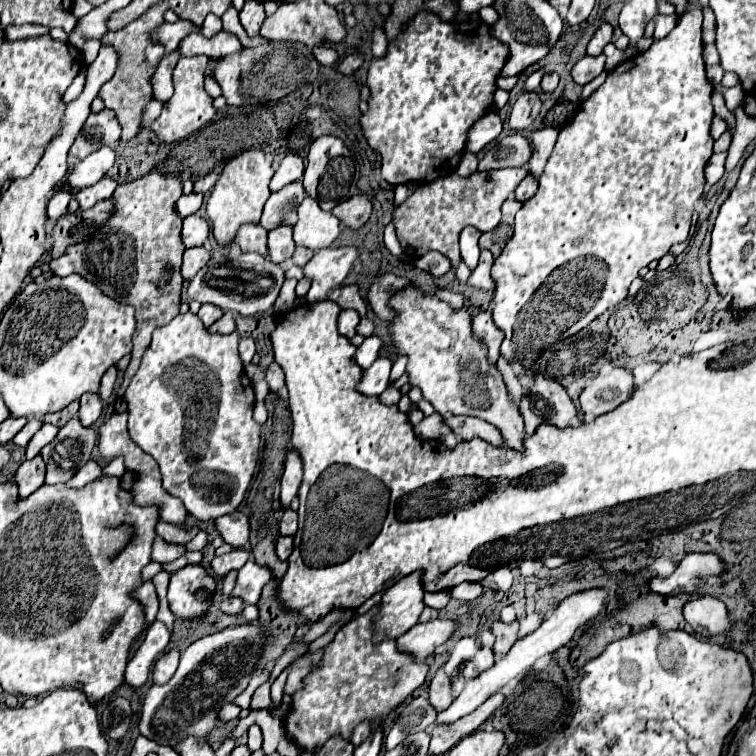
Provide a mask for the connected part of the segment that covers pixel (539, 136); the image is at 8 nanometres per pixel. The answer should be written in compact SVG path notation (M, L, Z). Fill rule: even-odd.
M543 127L543 129L531 133L531 147L533 147L533 155L529 159L531 175L539 177L543 173L543 167L545 167L551 151L553 151L555 139L557 139L555 127Z

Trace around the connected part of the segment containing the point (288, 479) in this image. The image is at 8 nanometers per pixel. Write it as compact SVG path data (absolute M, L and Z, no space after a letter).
M289 447L287 459L285 459L285 471L283 471L283 477L281 477L281 503L285 507L289 507L291 499L297 495L301 479L303 479L301 457L293 447Z

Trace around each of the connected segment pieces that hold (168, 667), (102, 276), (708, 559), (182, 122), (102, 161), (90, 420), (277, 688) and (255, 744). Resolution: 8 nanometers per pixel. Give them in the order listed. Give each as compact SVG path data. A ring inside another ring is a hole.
M169 649L169 651L165 651L165 653L155 661L155 667L151 667L151 679L153 679L155 683L161 683L161 685L167 683L167 681L173 677L177 665L179 665L179 649Z
M151 169L143 177L121 183L111 197L115 201L109 223L99 227L93 235L89 235L83 243L71 245L57 259L51 259L49 269L57 275L77 273L91 283L95 283L107 297L127 303L135 307L135 335L133 335L133 351L131 363L123 373L123 383L115 389L121 397L135 375L145 349L151 343L151 333L169 323L175 315L179 315L179 299L181 299L181 255L185 245L181 241L181 219L175 213L175 203L181 197L181 181L177 177L165 177Z
M689 553L677 563L675 571L669 577L651 577L649 579L649 591L659 593L659 595L675 595L681 591L693 593L699 589L701 577L717 577L721 573L723 573L723 561L717 555L713 555L713 553Z
M197 55L197 57L187 57L187 59L179 59L175 71L173 71L173 85L175 85L175 93L169 101L165 101L161 115L149 125L157 139L161 143L175 143L183 137L187 137L189 133L197 131L199 127L203 127L205 123L209 123L215 117L215 109L213 109L213 99L205 93L203 89L203 73L205 67L209 63L209 57L205 55Z
M101 147L99 151L91 153L87 159L81 159L79 163L75 163L65 177L65 183L75 191L87 185L95 185L99 179L105 177L105 173L113 165L115 165L113 147Z
M87 393L79 399L81 407L79 407L79 421L83 423L83 427L91 427L99 415L101 415L101 409L103 409L103 403L99 399L97 393Z
M291 665L285 668L285 670L279 675L279 677L275 680L273 685L271 686L270 692L271 692L271 698L272 698L272 705L268 707L268 711L271 713L271 711L277 707L283 698L283 687L286 683L287 675L289 673L289 669L291 668Z
M251 725L248 729L247 746L251 751L257 751L257 749L261 749L261 743L263 743L263 735L261 735L259 725Z

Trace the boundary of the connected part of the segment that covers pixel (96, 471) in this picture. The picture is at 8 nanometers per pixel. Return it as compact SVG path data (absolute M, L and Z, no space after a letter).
M89 461L89 463L85 463L67 483L63 483L65 487L71 487L71 489L81 489L81 487L85 487L87 483L91 483L91 481L95 481L97 477L101 475L101 467L95 463L95 461Z

